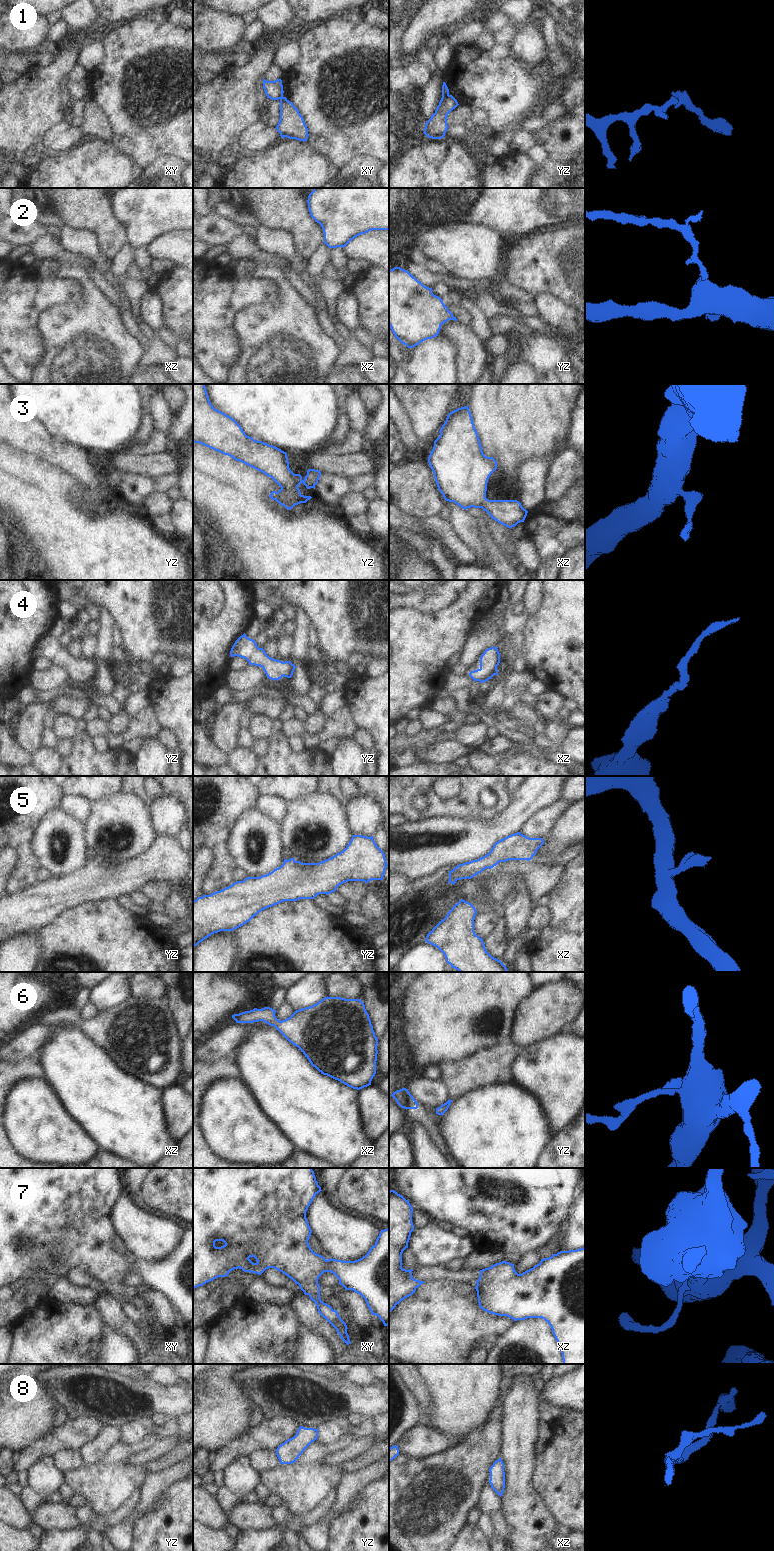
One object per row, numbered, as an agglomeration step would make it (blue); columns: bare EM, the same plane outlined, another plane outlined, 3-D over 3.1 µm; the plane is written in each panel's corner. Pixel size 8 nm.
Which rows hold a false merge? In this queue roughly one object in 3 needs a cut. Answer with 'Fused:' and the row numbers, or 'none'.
Fused: 1, 5

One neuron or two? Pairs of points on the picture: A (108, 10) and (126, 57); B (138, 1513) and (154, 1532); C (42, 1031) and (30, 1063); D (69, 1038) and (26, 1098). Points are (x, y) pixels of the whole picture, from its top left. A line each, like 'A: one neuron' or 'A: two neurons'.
A: two neurons
B: two neurons
C: two neurons
D: two neurons

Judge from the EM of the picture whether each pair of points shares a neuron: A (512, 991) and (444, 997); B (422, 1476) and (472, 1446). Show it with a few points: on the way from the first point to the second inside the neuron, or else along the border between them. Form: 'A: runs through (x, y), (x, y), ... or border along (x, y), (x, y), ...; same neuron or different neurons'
A: runs through (495, 991), (471, 991), (465, 997), (461, 997); same neuron
B: runs through (434, 1476), (440, 1476), (460, 1458); same neuron

